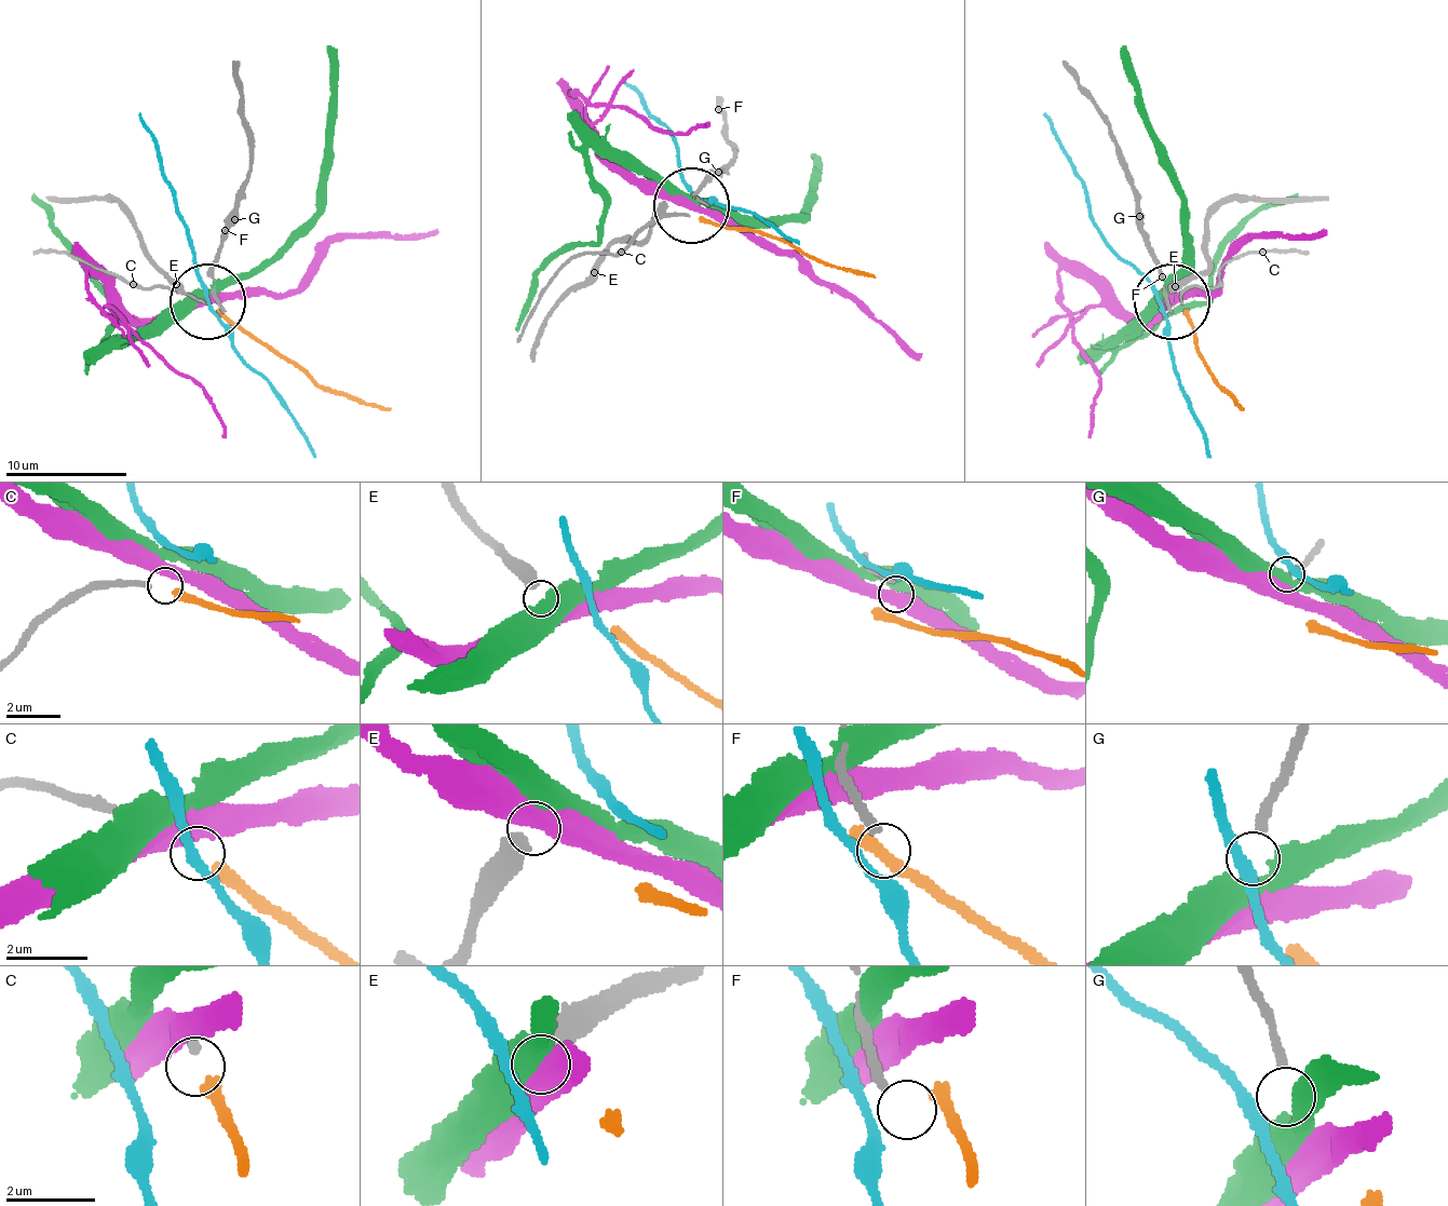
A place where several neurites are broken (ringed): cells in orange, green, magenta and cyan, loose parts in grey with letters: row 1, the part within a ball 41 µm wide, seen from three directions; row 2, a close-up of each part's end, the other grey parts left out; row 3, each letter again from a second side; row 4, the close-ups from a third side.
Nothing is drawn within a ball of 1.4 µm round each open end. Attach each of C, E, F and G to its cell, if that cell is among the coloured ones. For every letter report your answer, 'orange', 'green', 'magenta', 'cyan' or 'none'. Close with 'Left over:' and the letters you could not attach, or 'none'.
C: orange
E: magenta
F: none
G: none
Left over: F, G

